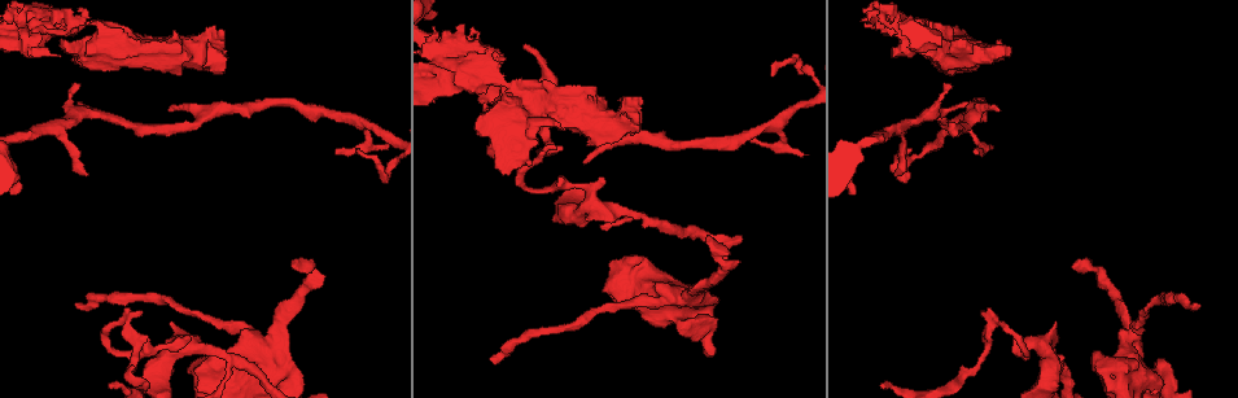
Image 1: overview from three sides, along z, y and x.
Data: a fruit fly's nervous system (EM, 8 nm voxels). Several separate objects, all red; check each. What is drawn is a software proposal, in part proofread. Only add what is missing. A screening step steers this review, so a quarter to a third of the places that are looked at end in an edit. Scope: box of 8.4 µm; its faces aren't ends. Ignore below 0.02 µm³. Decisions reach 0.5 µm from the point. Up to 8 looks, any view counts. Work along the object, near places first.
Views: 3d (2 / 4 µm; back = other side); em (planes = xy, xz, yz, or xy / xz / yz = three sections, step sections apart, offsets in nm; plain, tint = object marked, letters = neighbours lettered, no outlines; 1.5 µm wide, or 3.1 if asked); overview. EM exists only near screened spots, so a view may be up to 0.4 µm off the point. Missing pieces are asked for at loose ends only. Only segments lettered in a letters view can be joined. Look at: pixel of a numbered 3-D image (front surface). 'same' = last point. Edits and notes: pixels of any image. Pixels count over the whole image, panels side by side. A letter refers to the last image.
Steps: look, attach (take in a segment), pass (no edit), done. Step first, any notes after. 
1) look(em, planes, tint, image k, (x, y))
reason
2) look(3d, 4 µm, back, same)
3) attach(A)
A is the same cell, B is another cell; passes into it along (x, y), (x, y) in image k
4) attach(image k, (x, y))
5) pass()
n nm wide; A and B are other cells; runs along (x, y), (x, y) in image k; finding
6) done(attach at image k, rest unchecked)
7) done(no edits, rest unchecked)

look(em, planes, tint, image 1, (707, 236))
branch stops here

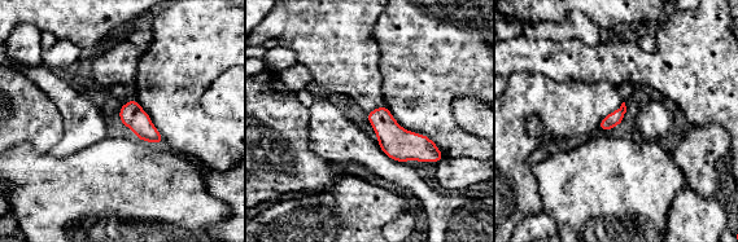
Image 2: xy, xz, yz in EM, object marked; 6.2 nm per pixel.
look(em, planes, letters, same)
see the neighbours

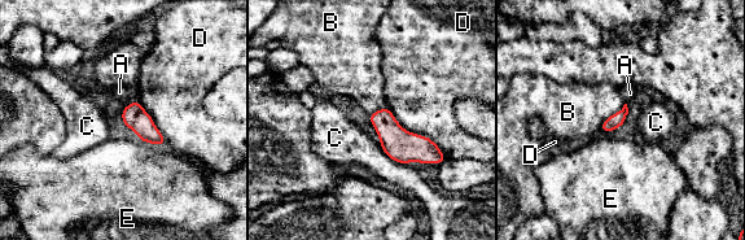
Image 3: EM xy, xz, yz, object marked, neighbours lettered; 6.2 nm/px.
pass()
A, B, C, D and E are other cells; border along (625, 104), (603, 122), (600, 130) in image 3; none of them fits

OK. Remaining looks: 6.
look(em, planes, letters, image 1, (908, 149))
free end

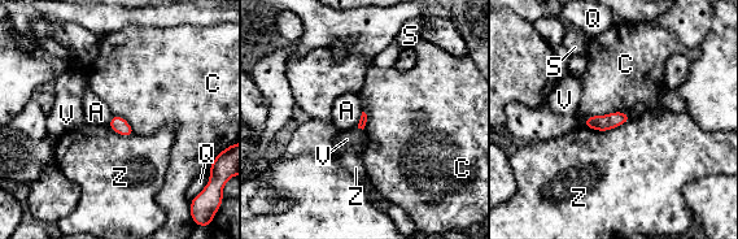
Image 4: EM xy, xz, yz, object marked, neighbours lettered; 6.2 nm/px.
pass()
A, C, Q, S, V and Z are other cells; border along (628, 113), (610, 112), (586, 118) in image 4; none of them fits

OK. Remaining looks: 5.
look(em, planes, letters, image 1, (59, 55))
an open end

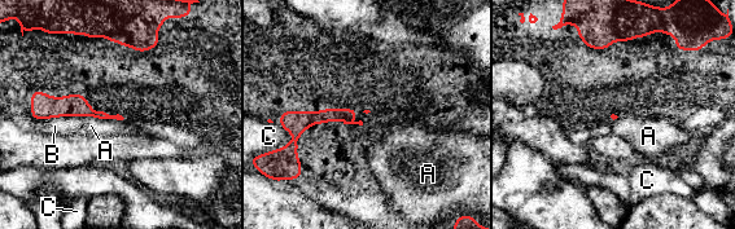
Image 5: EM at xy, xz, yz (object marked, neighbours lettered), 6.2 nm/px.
pass()
A, B and C are other cells; border along (91, 115), (123, 119) in image 5; none of them fits

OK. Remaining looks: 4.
done(no edits, rest unchecked)

